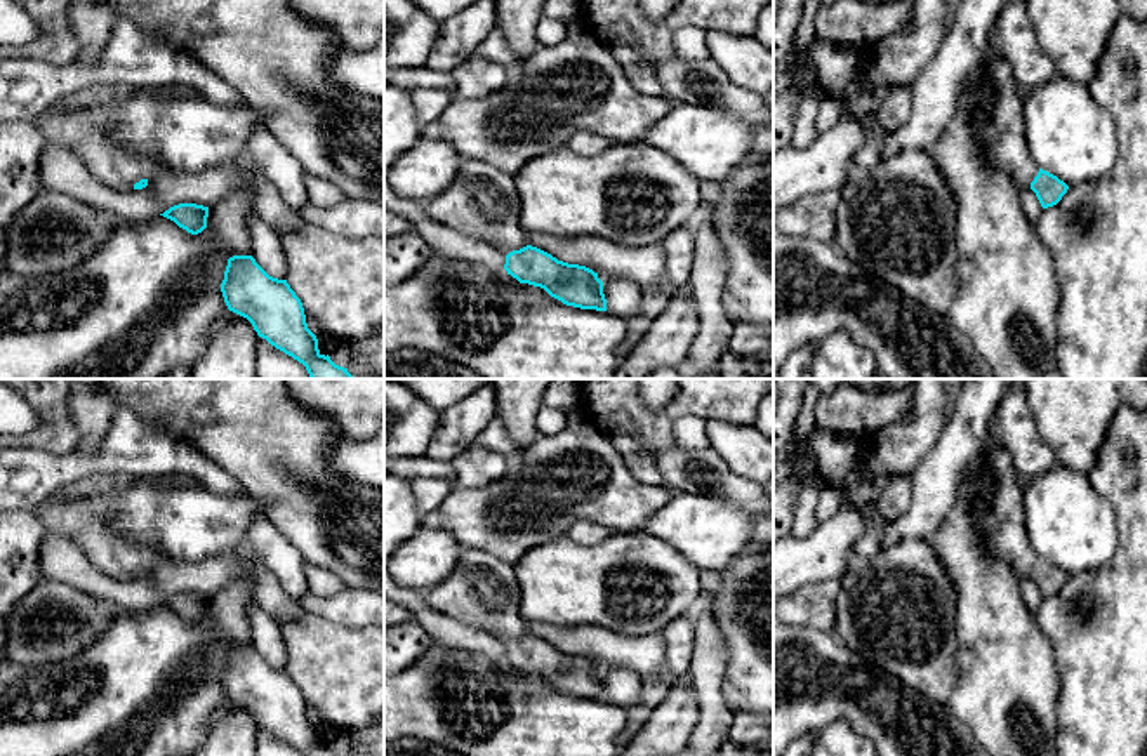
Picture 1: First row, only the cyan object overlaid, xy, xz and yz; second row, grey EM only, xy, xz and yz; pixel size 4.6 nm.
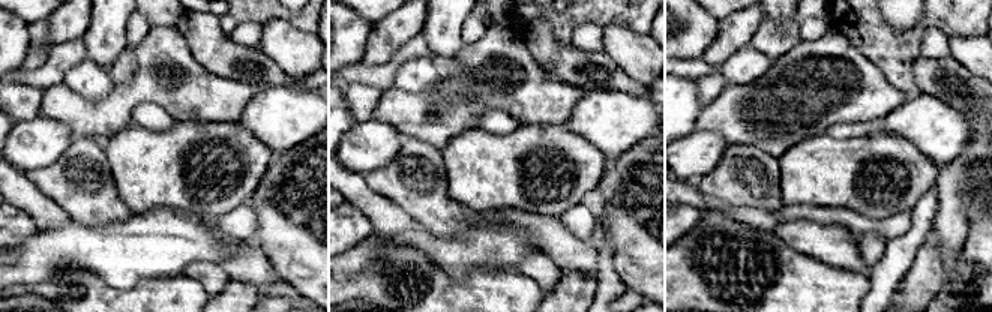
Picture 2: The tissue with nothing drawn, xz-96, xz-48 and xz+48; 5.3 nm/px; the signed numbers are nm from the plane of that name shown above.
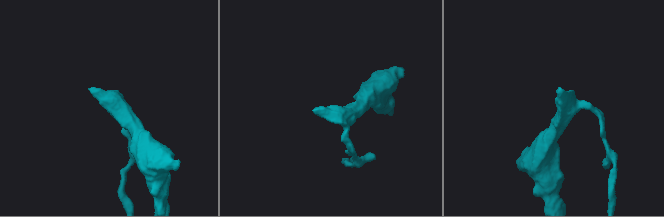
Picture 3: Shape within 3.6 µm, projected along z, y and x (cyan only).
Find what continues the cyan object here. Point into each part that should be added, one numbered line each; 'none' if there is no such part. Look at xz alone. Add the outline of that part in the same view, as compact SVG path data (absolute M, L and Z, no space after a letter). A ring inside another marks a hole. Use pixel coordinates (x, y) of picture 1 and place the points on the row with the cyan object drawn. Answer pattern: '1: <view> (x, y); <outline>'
1: xz (482, 202); M466 160L450 188L424 207L431 219L506 255L530 245L532 235L520 224L514 177L490 163Z

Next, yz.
1: yz (1003, 141); M992 49L984 56L984 80L991 89L991 122L978 130L978 141L987 160L1010 174L1018 191L1031 188L1039 165L1031 158L1024 132L1024 90L1018 87L1008 63Z

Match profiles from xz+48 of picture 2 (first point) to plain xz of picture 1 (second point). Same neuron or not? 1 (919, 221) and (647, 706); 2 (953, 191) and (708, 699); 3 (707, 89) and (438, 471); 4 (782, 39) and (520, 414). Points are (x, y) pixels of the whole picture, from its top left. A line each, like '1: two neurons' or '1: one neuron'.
1: one neuron
2: one neuron
3: two neurons
4: two neurons

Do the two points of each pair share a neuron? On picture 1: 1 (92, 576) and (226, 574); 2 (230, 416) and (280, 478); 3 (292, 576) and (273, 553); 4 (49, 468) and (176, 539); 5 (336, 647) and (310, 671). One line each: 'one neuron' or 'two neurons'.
1: one neuron
2: one neuron
3: one neuron
4: two neurons
5: one neuron

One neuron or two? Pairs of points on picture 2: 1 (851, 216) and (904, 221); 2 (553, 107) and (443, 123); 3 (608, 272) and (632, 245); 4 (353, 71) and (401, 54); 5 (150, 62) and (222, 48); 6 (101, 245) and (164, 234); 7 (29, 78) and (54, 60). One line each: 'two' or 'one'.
1: one
2: one
3: two
4: one
5: two
6: one
7: one

